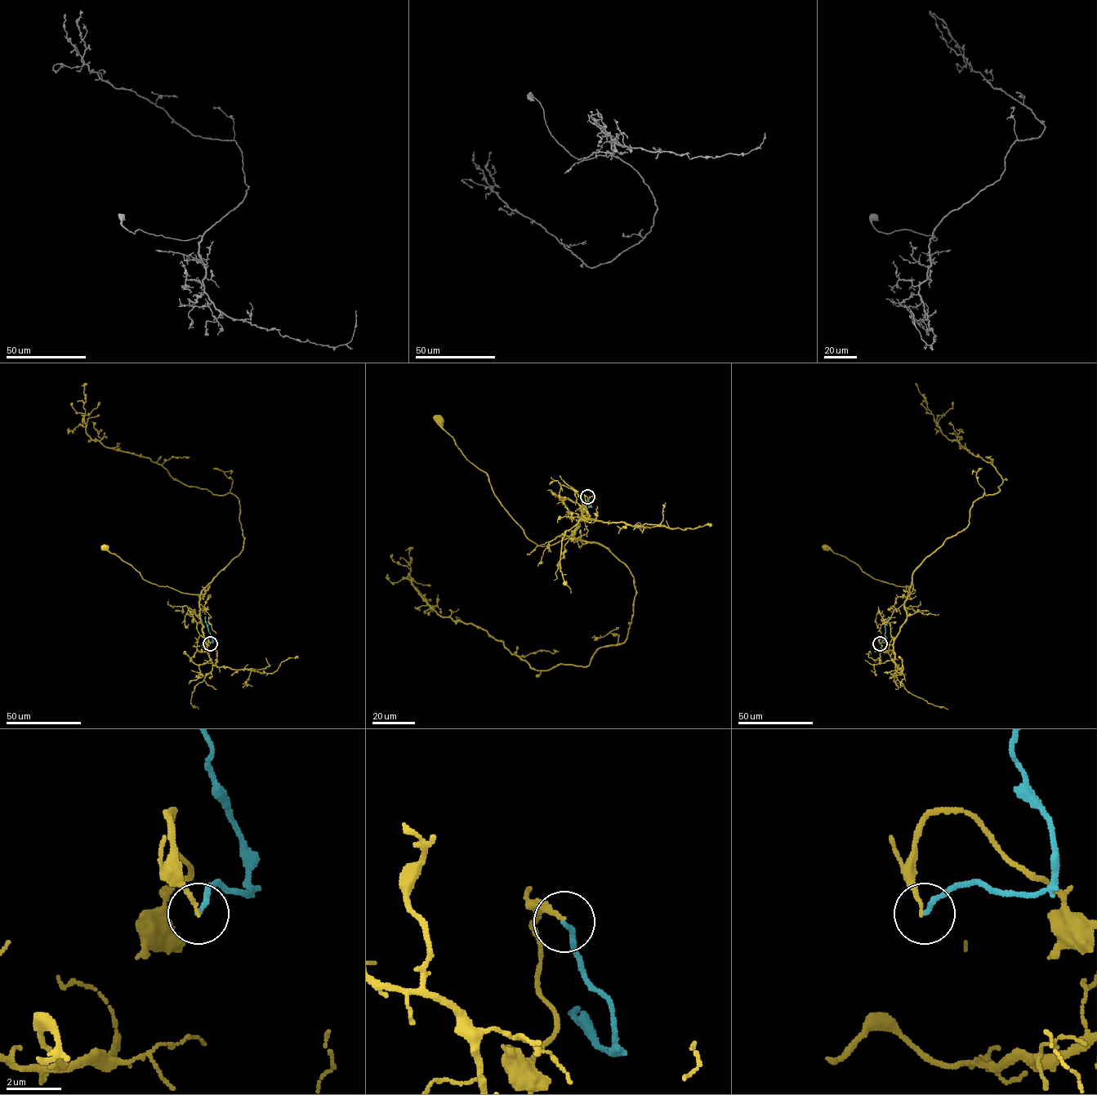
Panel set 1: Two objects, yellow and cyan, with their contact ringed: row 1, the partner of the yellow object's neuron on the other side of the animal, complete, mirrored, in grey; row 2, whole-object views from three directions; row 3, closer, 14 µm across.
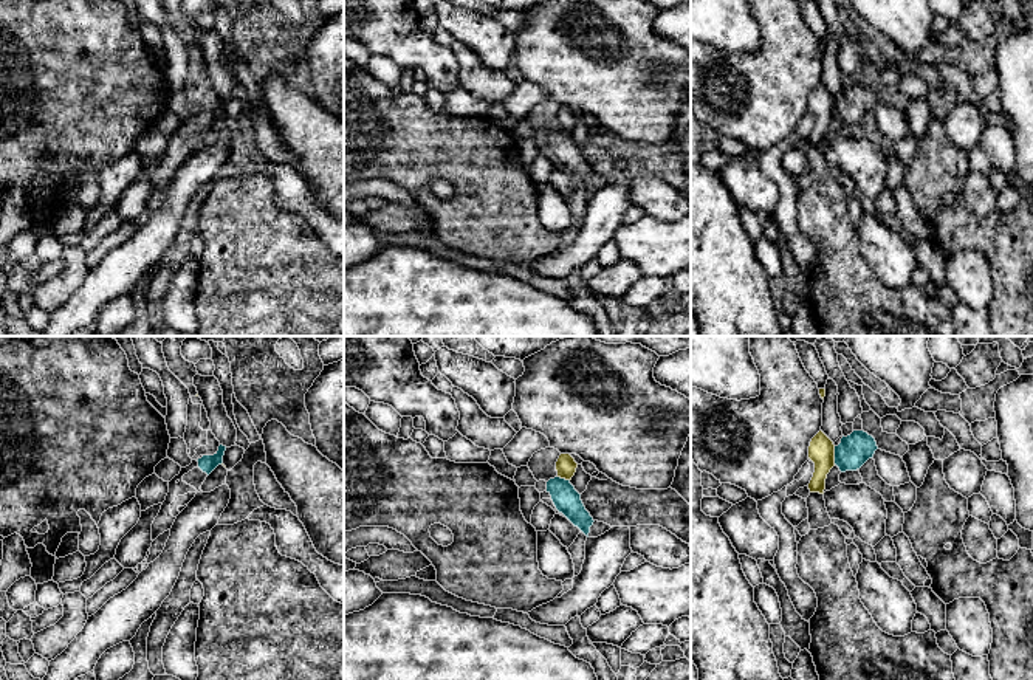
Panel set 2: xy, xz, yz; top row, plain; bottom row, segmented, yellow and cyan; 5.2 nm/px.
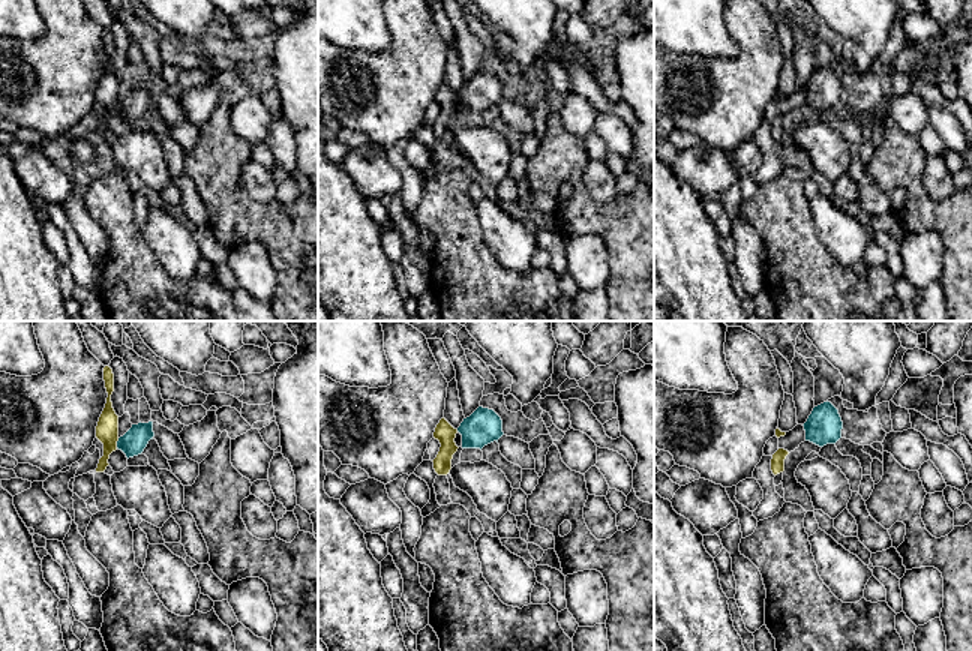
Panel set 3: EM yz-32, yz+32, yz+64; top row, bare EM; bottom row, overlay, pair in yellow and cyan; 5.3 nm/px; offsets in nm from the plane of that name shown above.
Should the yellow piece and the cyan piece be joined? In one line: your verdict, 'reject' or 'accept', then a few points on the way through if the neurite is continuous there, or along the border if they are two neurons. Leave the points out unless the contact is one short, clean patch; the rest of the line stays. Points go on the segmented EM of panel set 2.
reject; border along yz (833, 446), (835, 463)

